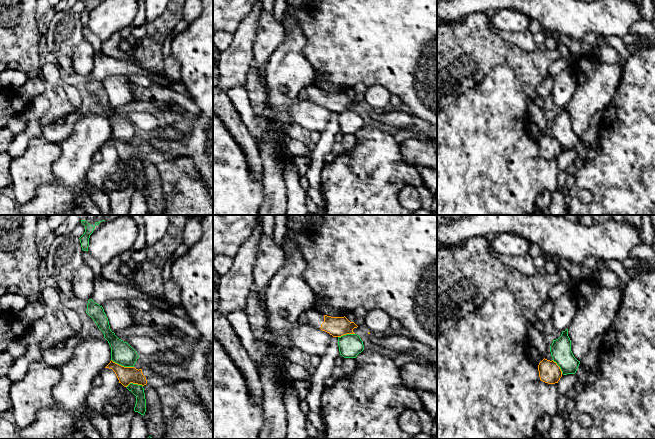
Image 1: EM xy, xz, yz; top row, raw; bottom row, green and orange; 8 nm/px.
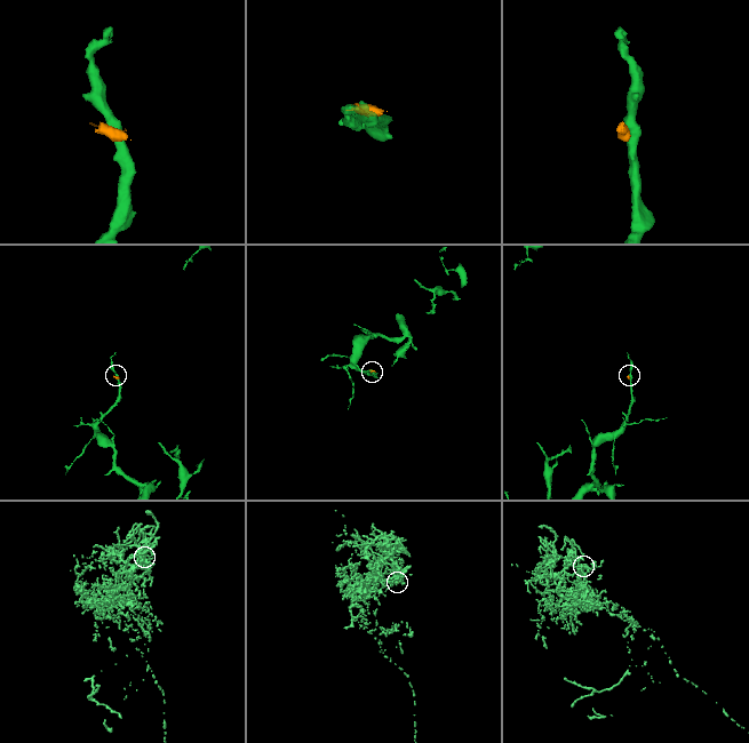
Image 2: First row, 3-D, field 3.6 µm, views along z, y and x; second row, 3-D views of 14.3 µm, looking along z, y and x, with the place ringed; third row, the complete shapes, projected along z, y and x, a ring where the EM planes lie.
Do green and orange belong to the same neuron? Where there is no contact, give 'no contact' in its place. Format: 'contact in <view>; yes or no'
contact in xy; no

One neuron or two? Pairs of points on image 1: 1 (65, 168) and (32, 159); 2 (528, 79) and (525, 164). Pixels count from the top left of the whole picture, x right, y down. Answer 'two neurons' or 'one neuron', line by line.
1: two neurons
2: two neurons

